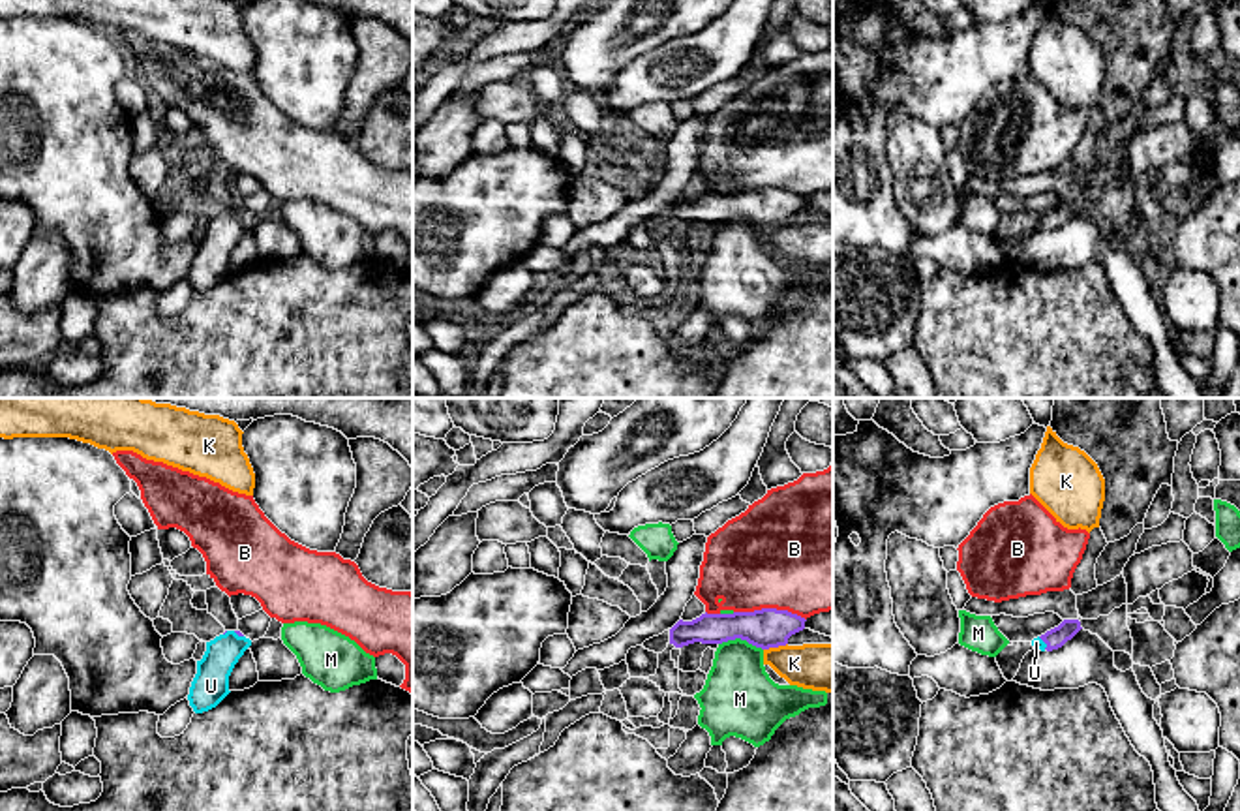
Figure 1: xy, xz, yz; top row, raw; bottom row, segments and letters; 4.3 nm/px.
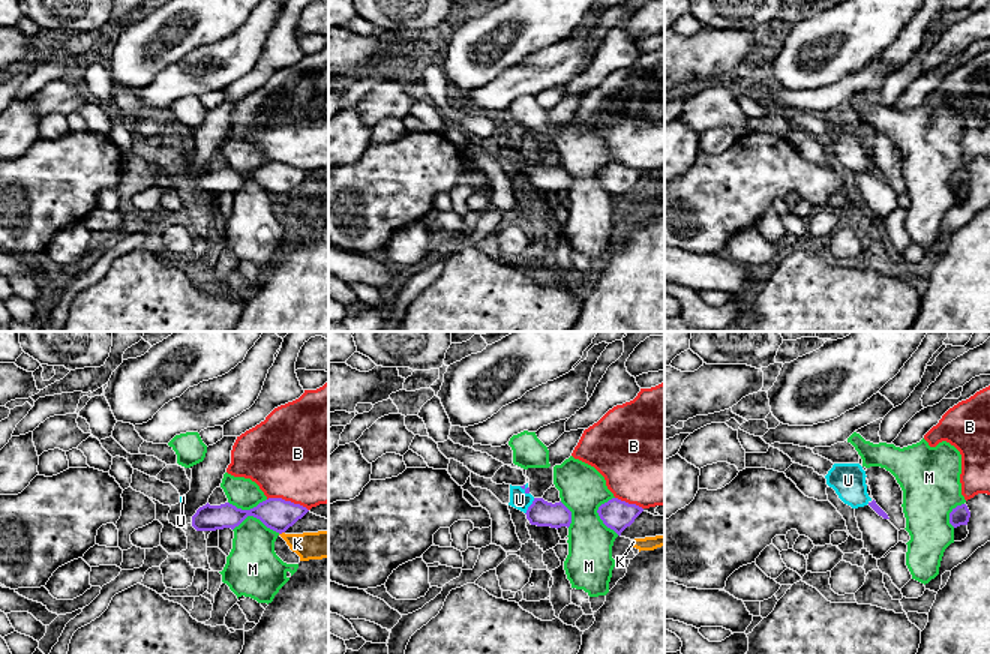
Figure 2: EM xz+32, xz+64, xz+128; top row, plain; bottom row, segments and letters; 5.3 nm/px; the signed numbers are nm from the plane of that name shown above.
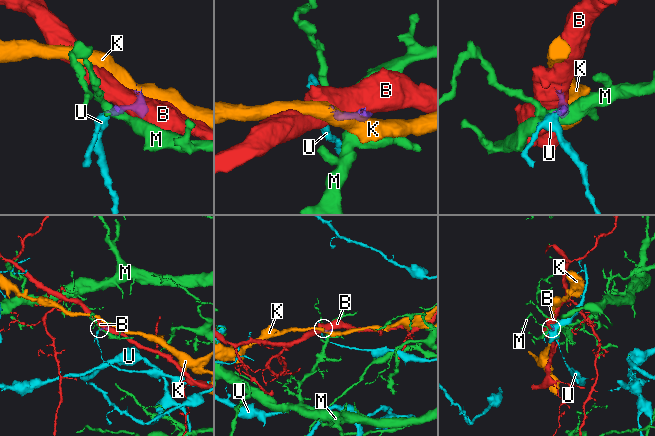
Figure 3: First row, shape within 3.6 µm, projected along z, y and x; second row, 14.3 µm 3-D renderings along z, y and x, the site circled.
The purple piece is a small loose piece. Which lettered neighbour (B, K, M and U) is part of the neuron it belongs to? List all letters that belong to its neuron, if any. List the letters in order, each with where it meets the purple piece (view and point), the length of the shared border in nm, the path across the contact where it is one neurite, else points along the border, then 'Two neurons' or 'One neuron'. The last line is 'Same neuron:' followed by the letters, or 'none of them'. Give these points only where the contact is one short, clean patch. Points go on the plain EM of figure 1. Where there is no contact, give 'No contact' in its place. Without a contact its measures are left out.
B: Touches purple at xz (770, 188). Shared border 320 nm. Two neurons
K: Touches purple at xz (775, 226). Shared border 110 nm. Boundary: xz (786, 222), (764, 229). Two neurons
M: Touches purple at xz (741, 218). Shared border 190 nm. Boundary: xz (719, 222), (745, 218), (762, 229). Two neurons
U: Touches purple at yz (1043, 220). Shared border 70 nm. Path across: yz (1057, 216), (1043, 220), (1036, 222). One neuron
Same neuron: U

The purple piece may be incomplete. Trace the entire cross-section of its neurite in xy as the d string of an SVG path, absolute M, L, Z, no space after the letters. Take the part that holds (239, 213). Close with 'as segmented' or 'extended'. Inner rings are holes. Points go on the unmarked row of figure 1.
M227 210L206 222L206 231L197 240L197 253L188 274L195 293L216 287L231 272L229 255L250 225L251 220L240 210Z | extended

